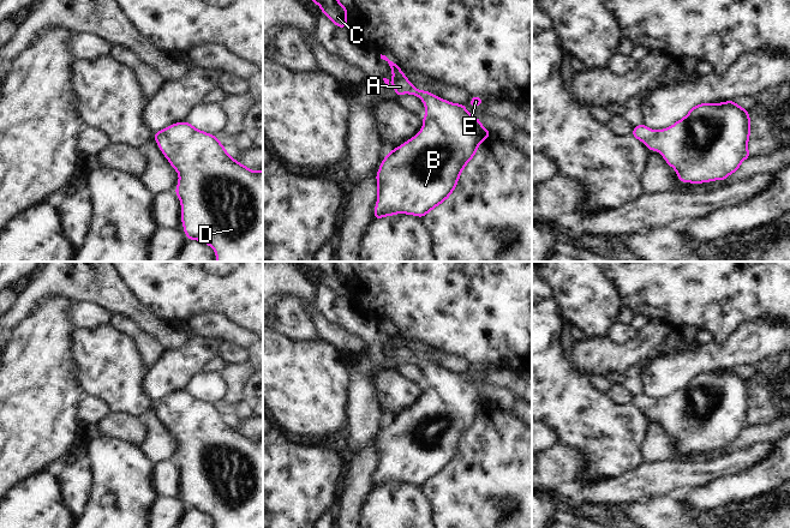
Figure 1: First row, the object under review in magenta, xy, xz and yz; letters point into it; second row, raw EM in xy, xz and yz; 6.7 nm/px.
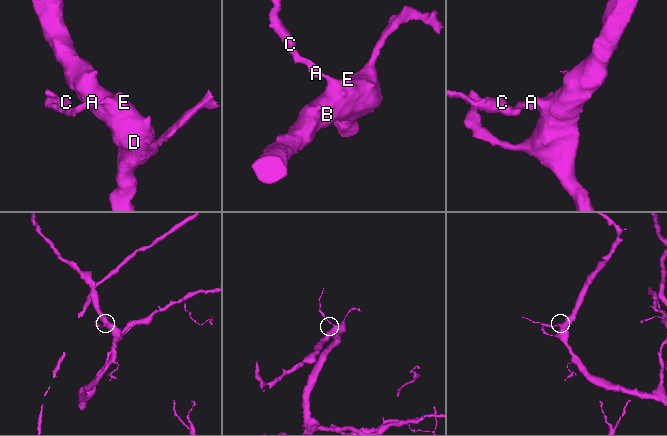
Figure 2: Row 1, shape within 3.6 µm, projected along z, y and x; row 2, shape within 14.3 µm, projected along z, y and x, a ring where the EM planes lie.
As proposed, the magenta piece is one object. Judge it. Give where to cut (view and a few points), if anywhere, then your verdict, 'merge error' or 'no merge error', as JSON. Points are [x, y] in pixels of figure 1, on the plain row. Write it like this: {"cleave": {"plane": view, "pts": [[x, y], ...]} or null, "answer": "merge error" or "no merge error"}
{"cleave": null, "answer": "no merge error"}

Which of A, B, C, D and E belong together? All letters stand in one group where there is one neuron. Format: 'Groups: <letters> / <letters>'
Groups: A B C D E

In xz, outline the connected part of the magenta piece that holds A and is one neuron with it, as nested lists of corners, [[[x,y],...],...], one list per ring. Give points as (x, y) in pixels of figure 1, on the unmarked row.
[[[381,323],[393,340],[393,356],[399,366],[402,362],[418,365],[425,373],[425,385],[423,386],[423,397],[420,401],[405,410],[399,416],[393,418],[379,433],[376,443],[377,448],[377,473],[375,475],[375,488],[396,482],[407,482],[424,486],[433,476],[442,473],[455,458],[459,446],[465,434],[473,427],[479,413],[491,404],[490,400],[481,395],[481,390],[469,383],[463,373],[451,372],[429,360],[417,359],[417,356],[406,347],[399,334],[390,330]]]

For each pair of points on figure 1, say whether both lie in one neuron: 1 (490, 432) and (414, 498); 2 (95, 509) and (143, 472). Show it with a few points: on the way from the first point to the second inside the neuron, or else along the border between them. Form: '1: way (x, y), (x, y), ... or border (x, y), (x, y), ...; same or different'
1: border (422, 487), (434, 506), (435, 515); different
2: way (97, 493), (119, 472), (127, 472); same

